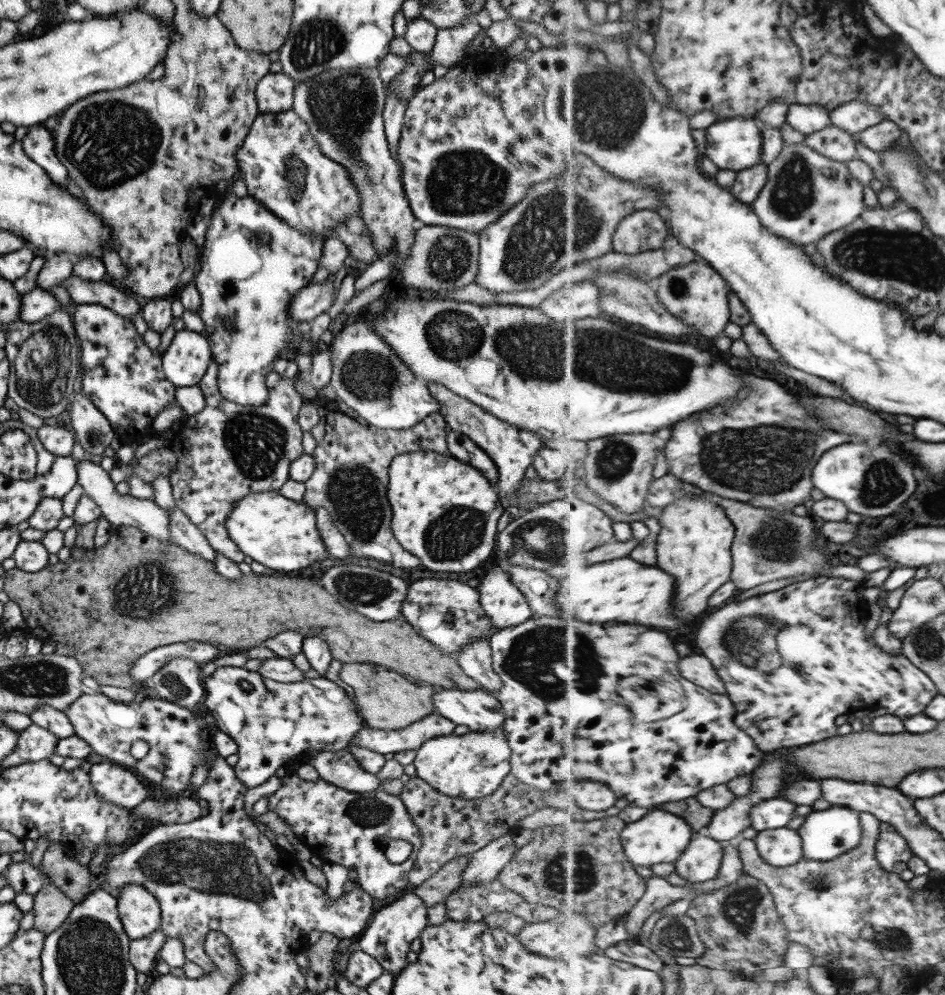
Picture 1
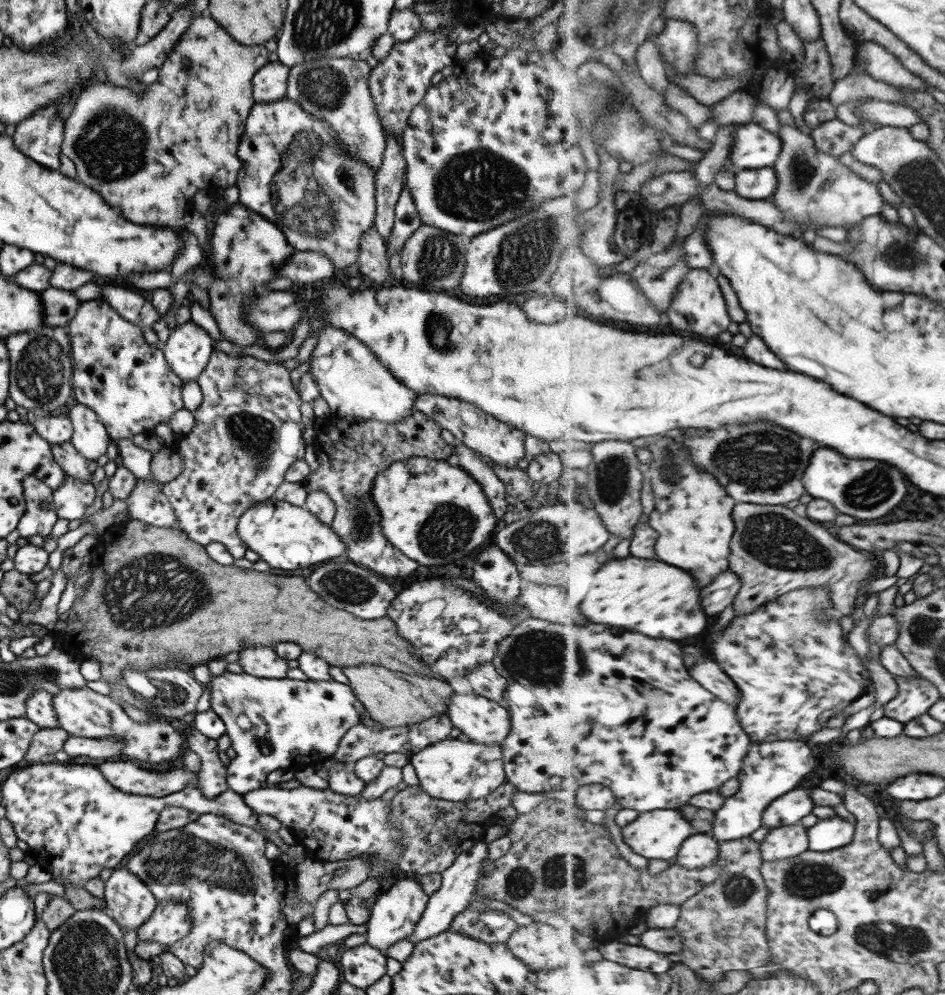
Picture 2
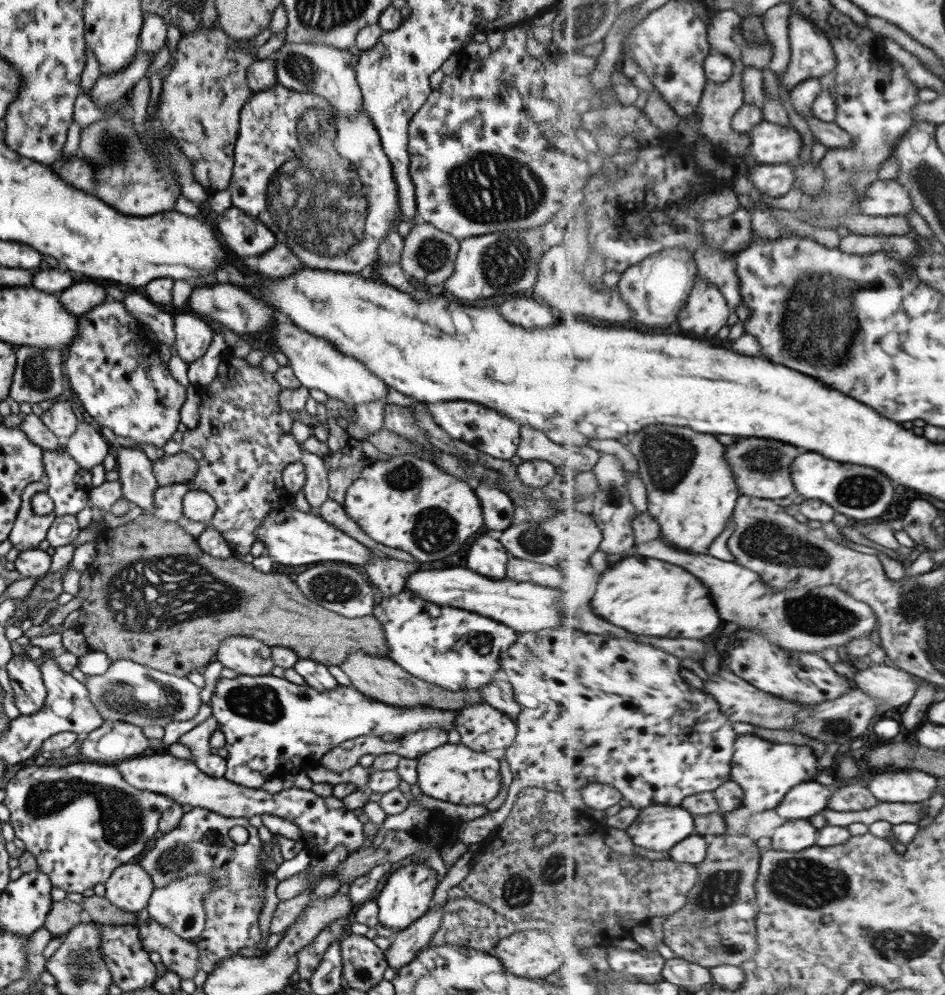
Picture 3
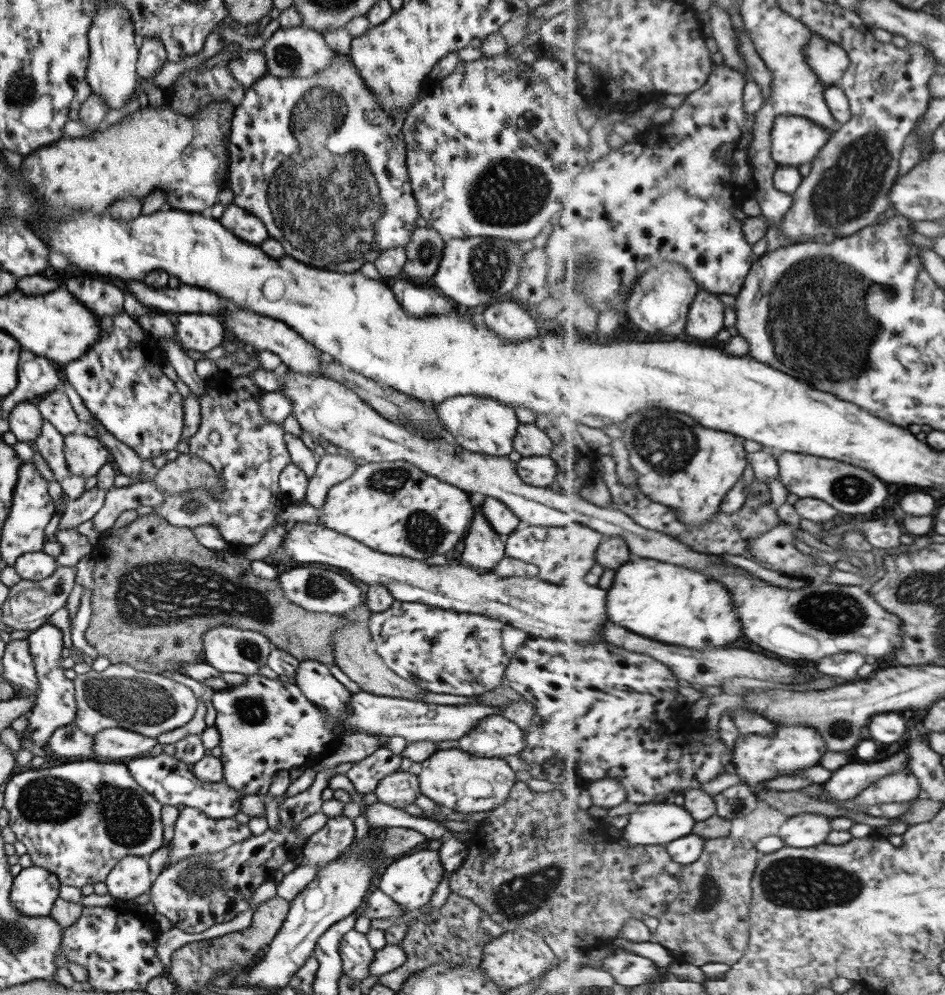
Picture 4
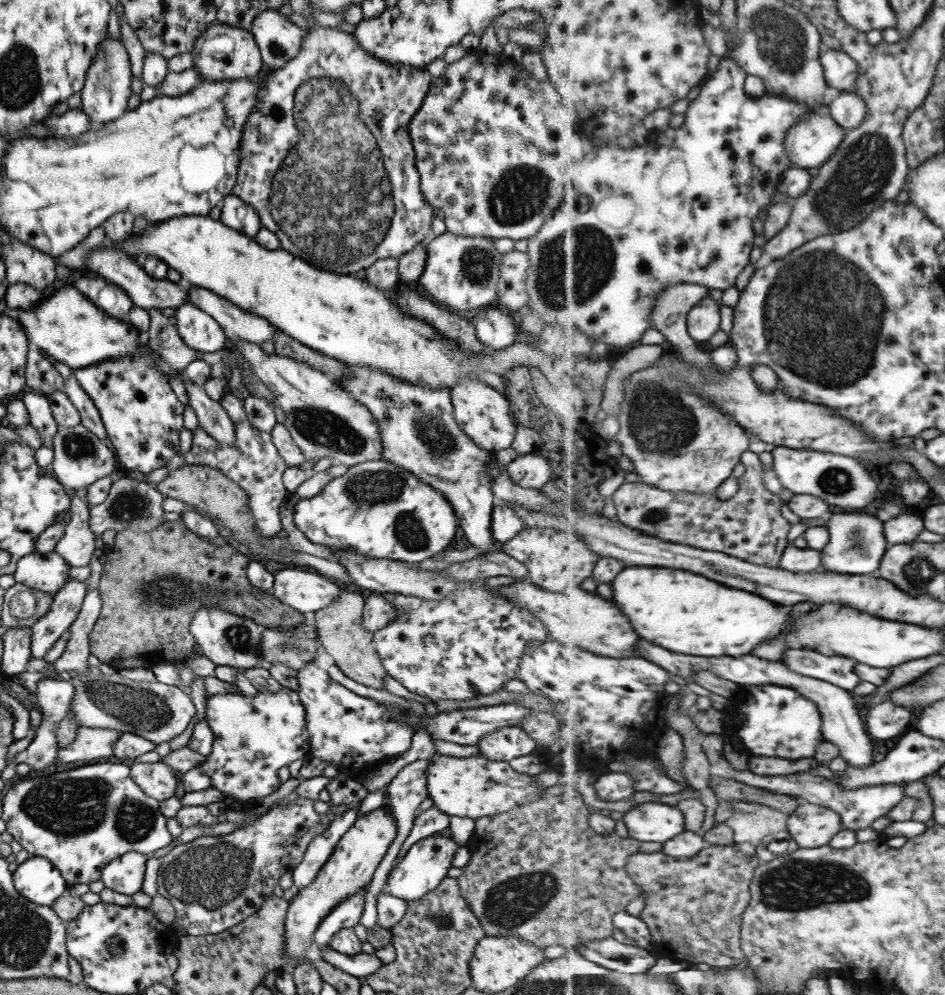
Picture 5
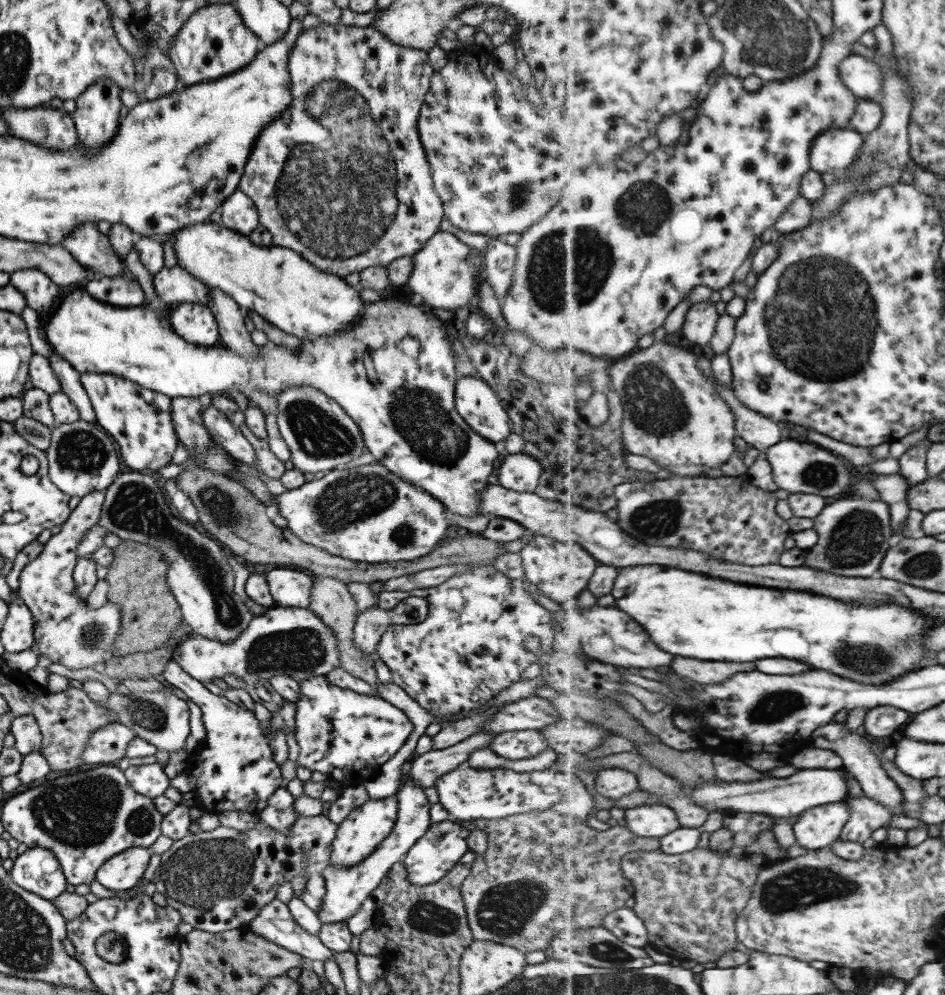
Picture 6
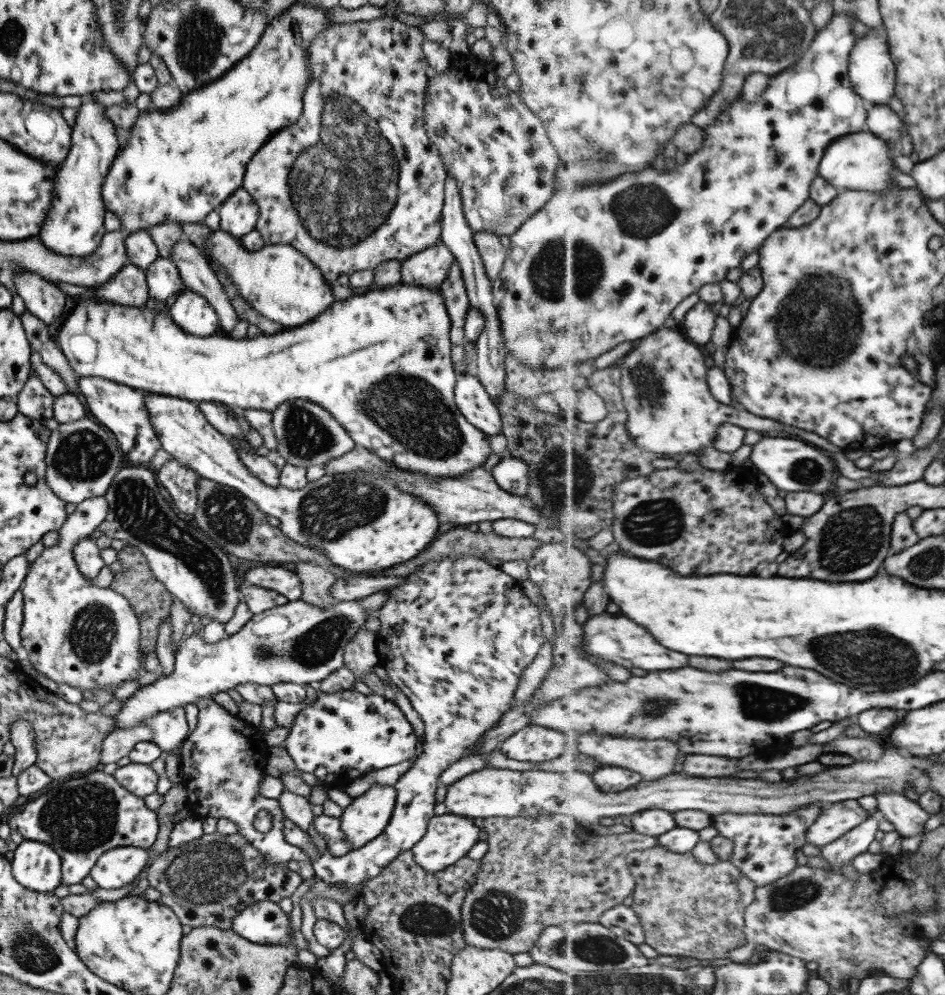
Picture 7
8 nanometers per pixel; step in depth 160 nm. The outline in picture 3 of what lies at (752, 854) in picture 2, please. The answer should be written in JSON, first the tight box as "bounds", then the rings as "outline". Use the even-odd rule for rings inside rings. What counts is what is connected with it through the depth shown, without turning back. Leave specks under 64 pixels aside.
{"bounds":[663,834,763,969],"outline":[[[745,834],[715,835],[708,845],[707,858],[696,864],[700,869],[700,880],[689,894],[688,904],[670,914],[664,922],[663,942],[673,950],[675,957],[708,969],[719,965],[741,966],[760,950],[756,925],[760,905],[756,882],[760,876],[763,851]]]}

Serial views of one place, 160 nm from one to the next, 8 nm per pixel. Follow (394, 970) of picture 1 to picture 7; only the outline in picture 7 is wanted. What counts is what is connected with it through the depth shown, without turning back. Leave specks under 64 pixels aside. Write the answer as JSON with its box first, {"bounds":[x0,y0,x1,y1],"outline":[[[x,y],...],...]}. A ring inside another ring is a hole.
{"bounds":[409,812,479,873],"outline":[[[449,812],[439,816],[434,814],[426,824],[425,834],[409,851],[417,866],[427,873],[437,872],[465,857],[467,851],[478,842],[478,832],[479,829],[472,819],[458,817]]]}

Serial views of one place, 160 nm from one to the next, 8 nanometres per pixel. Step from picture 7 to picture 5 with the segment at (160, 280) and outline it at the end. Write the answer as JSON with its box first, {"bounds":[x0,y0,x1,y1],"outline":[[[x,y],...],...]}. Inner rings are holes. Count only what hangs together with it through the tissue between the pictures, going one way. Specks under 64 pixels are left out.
{"bounds":[186,285,276,345],"outline":[[[188,285],[186,302],[205,311],[230,340],[241,339],[258,345],[265,340],[272,341],[272,332],[276,328],[271,322],[256,314],[246,313],[211,291]]]}

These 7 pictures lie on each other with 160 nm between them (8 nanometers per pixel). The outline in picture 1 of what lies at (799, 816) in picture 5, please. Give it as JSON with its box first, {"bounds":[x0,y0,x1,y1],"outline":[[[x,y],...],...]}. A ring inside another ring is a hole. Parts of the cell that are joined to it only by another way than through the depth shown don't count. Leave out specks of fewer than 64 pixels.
{"bounds":[756,827,804,866],"outline":[[[783,827],[759,831],[756,847],[760,856],[773,866],[796,865],[804,857],[804,842],[798,829]]]}

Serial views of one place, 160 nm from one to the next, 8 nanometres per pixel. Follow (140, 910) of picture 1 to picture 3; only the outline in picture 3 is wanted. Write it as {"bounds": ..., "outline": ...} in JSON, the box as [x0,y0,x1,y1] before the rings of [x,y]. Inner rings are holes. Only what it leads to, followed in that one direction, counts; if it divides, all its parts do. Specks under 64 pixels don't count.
{"bounds":[104,861,154,913],"outline":[[[137,861],[113,869],[104,882],[104,897],[126,913],[146,908],[154,884]]]}

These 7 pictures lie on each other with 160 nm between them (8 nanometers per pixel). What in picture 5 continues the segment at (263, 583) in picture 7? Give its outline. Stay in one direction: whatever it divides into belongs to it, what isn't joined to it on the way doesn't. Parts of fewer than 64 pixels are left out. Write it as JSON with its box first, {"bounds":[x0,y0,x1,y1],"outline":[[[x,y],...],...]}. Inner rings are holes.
{"bounds":[270,567,346,614],"outline":[[[295,567],[275,572],[273,579],[270,594],[282,604],[293,608],[301,614],[306,612],[315,613],[321,608],[327,608],[333,602],[333,598],[337,598],[337,594],[341,594],[346,589],[323,575],[302,572]]]}

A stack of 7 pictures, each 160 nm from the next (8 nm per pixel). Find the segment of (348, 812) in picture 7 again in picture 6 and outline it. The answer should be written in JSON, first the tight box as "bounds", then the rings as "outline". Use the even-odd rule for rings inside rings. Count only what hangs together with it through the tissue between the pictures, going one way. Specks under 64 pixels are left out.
{"bounds":[328,795,396,868],"outline":[[[395,795],[379,800],[368,798],[357,809],[351,810],[348,816],[337,825],[335,838],[331,842],[328,865],[343,868],[353,866],[375,852],[377,846],[381,844],[381,840],[392,831],[396,810]]]}

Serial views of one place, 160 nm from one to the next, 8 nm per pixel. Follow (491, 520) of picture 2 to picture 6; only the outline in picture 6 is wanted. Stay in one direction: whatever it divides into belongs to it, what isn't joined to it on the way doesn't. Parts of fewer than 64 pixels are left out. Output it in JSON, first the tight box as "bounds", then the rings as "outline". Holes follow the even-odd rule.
{"bounds":[274,463,449,563],"outline":[[[380,463],[360,465],[349,469],[345,467],[342,470],[331,469],[330,471],[326,471],[323,477],[319,479],[312,479],[309,482],[304,482],[296,489],[286,489],[283,493],[275,495],[274,499],[276,502],[277,512],[285,518],[287,521],[287,528],[297,536],[299,540],[316,546],[325,552],[331,553],[332,555],[349,559],[349,561],[365,563],[413,561],[413,559],[424,557],[425,554],[431,552],[431,550],[433,550],[437,545],[441,544],[441,538],[445,536],[445,530],[447,530],[447,526],[449,526],[449,520],[444,514],[445,507],[443,504],[421,488],[413,486],[411,483],[405,482],[404,479],[399,478],[396,474],[389,472],[389,470]]]}

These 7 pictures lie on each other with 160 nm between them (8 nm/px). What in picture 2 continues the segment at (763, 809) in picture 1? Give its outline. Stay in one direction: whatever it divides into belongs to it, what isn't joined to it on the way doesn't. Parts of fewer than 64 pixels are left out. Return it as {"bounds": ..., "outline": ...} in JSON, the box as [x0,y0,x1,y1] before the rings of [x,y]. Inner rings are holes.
{"bounds":[763,787,816,829],"outline":[[[797,787],[774,800],[763,814],[765,824],[774,829],[797,824],[809,816],[816,807],[810,792],[807,788]]]}

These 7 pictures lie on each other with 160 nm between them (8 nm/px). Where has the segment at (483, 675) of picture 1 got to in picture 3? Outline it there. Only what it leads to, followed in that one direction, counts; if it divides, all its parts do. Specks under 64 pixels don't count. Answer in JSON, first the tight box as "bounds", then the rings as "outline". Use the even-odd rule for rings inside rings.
{"bounds":[479,678,522,721],"outline":[[[492,678],[480,688],[479,692],[483,703],[506,715],[512,721],[517,719],[522,708],[513,700],[512,688],[508,681]]]}

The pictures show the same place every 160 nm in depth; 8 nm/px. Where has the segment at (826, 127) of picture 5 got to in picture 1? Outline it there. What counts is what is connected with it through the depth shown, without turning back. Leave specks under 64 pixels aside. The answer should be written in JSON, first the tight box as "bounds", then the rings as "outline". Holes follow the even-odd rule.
{"bounds":[705,119,764,173],"outline":[[[725,119],[708,129],[705,157],[719,169],[738,173],[761,163],[763,143],[764,136],[755,119]]]}

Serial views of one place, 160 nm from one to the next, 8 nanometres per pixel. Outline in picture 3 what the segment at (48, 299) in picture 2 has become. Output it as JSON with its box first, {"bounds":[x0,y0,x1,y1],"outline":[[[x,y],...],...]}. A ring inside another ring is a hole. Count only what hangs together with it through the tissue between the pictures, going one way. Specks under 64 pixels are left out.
{"bounds":[57,281,108,316],"outline":[[[84,281],[67,285],[67,288],[64,288],[57,295],[63,308],[75,316],[85,314],[94,306],[108,300],[104,287]]]}

